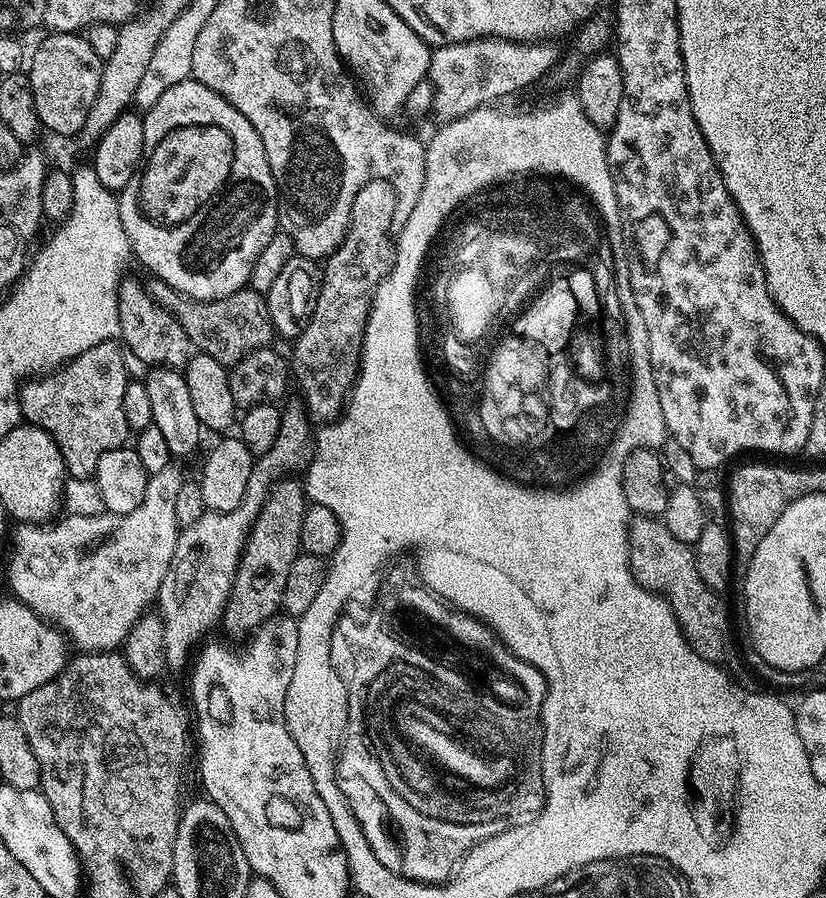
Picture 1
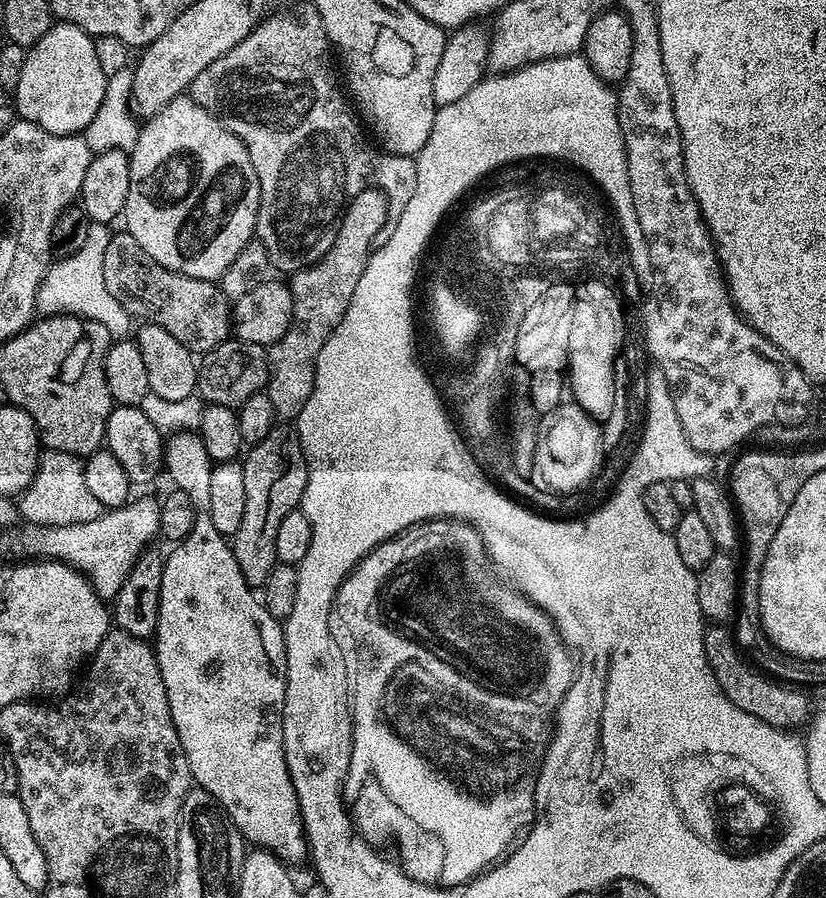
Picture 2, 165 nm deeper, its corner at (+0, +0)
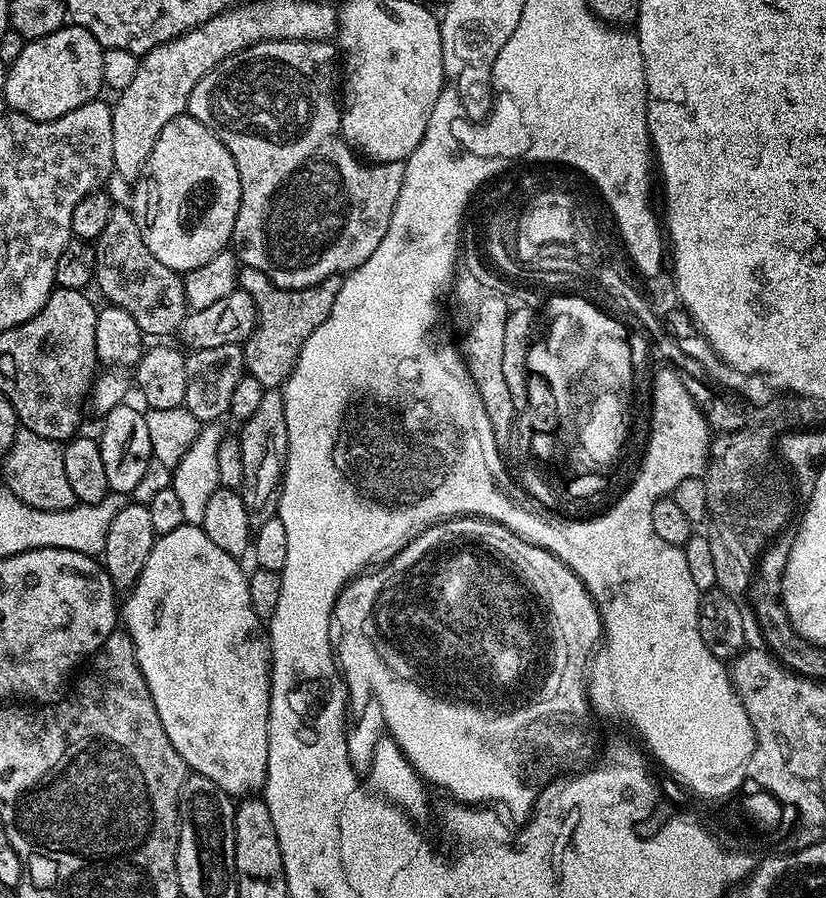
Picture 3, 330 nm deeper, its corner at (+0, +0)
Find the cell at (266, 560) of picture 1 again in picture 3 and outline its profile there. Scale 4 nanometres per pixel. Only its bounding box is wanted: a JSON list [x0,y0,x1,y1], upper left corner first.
[238,390,288,525]

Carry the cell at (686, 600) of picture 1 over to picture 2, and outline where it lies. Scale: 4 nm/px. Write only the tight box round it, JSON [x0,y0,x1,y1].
[704,626,810,730]

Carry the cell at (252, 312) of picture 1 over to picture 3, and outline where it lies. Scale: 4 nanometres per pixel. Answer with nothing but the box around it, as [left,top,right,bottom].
[94,207,190,337]

